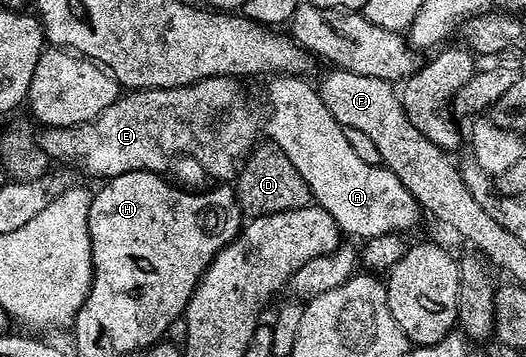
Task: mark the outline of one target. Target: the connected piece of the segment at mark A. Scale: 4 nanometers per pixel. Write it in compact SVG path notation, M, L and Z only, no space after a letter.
M275 75L267 85L267 101L271 110L265 113L265 133L271 136L270 144L280 149L297 167L297 173L305 179L314 204L320 205L339 225L344 234L352 233L358 239L376 237L386 233L399 233L403 229L411 229L419 221L421 208L392 170L383 165L370 165L360 159L353 147L349 147L349 139L345 139L345 128L329 113L325 103L319 97L318 88L314 84L303 81L299 75Z

